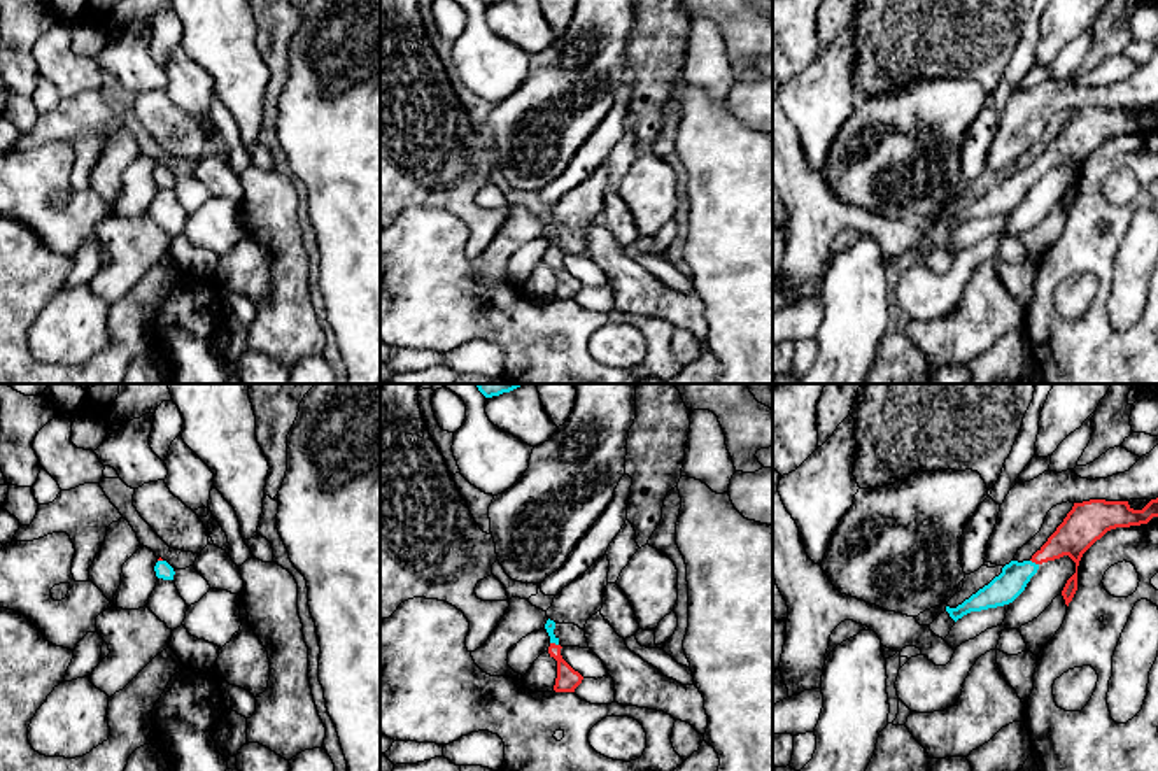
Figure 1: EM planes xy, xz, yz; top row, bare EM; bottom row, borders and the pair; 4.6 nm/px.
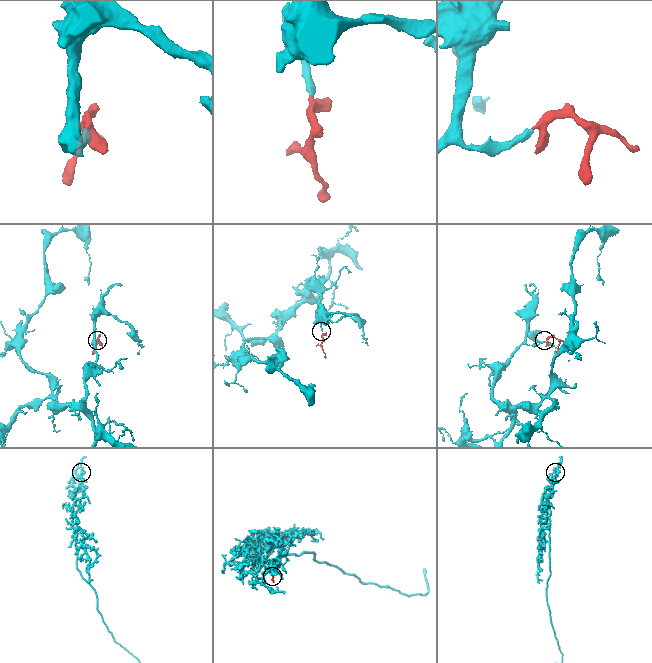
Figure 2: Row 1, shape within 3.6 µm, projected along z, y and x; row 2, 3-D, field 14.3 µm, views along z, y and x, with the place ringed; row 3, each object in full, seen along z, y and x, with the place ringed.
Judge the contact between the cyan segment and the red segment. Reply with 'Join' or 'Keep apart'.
Join

